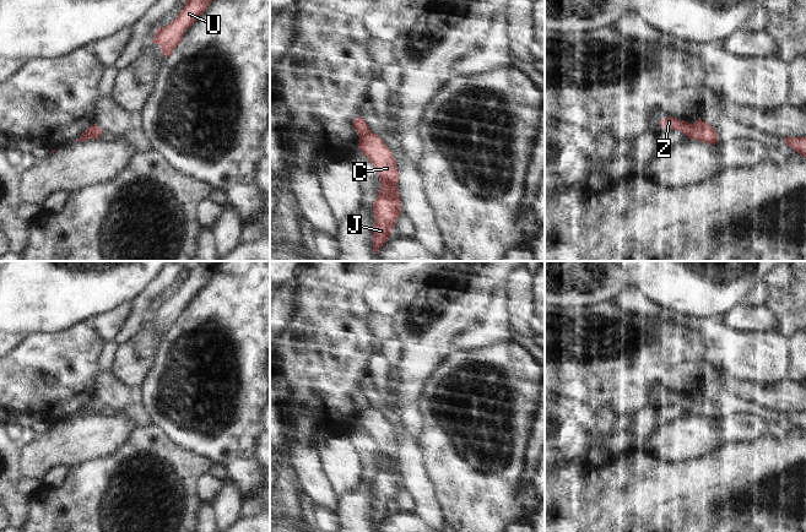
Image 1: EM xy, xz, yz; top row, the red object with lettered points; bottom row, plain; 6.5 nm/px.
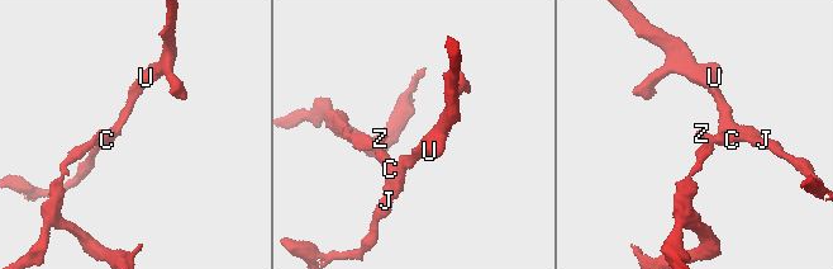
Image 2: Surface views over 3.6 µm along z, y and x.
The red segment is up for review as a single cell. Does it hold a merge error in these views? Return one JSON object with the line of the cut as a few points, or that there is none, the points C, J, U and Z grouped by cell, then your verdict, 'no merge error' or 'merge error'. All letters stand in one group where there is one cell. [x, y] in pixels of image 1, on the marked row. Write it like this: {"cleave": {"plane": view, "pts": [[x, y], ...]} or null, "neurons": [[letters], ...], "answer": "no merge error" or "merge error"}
{"cleave": {"plane": "xy", "pts": [[93, 125], [93, 132], [90, 137]]}, "neurons": [["C", "J", "U"], ["Z"]], "answer": "merge error"}

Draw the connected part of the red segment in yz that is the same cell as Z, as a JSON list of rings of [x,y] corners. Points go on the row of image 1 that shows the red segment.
[[[664,118],[662,120],[660,120],[660,125],[661,127],[669,127],[671,130],[677,130],[677,131],[682,131],[687,139],[691,139],[691,135],[693,132],[693,126],[692,124],[683,121],[683,120],[678,120],[676,118]]]

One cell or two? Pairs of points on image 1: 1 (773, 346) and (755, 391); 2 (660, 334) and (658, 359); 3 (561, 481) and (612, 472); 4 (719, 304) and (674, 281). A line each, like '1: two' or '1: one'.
1: two
2: one
3: one
4: one

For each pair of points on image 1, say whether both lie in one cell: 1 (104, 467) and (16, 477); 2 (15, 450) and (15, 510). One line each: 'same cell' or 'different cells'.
1: different cells
2: same cell

